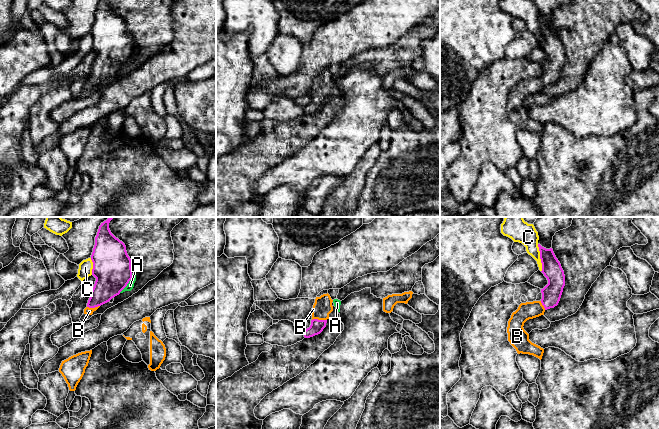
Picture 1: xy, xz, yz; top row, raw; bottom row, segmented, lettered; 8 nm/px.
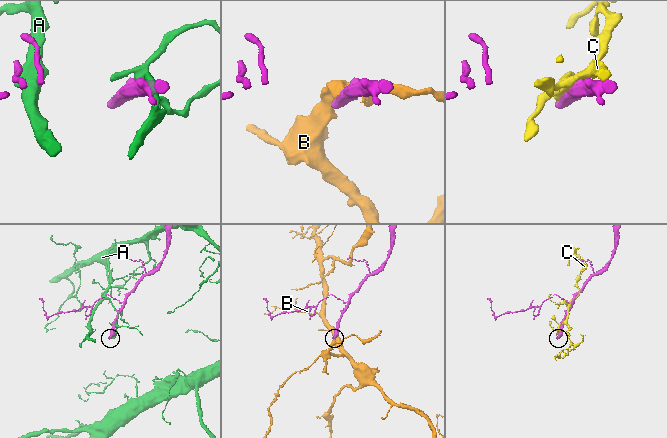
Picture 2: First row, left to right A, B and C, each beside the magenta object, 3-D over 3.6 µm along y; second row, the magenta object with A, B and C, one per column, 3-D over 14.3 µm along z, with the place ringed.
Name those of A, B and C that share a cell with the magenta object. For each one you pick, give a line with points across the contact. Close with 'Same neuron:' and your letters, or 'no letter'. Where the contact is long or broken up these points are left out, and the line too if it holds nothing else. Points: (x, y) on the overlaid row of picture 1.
B: way xz (317, 326), (319, 320), (322, 307)
Same neuron: B

